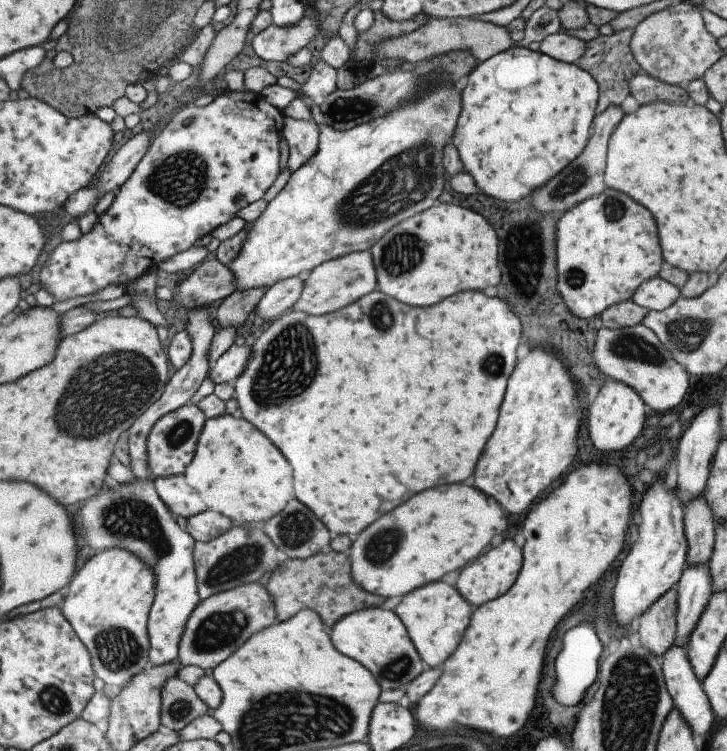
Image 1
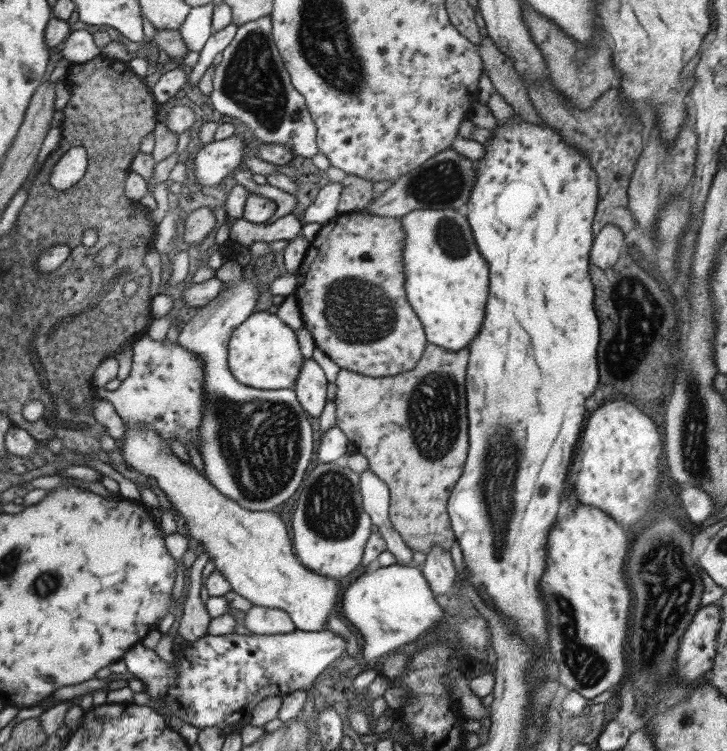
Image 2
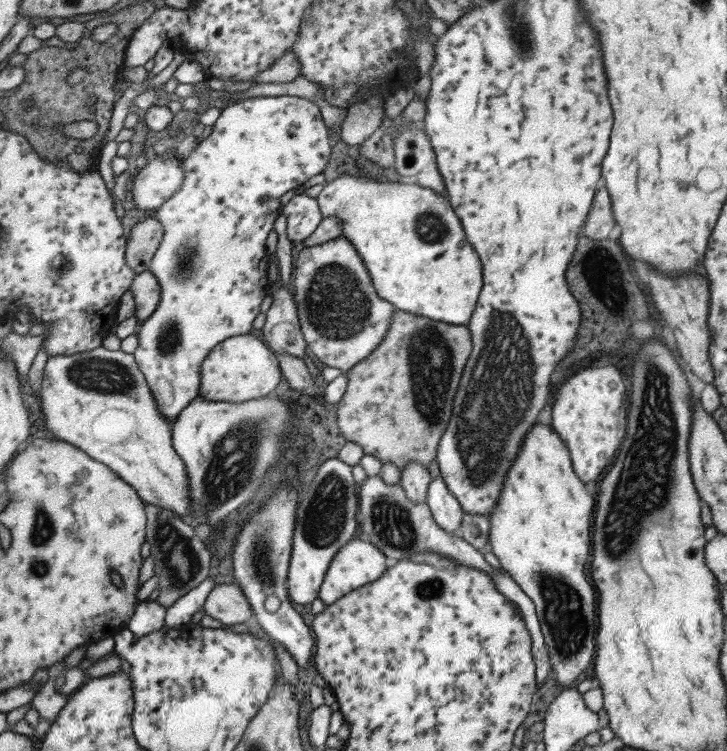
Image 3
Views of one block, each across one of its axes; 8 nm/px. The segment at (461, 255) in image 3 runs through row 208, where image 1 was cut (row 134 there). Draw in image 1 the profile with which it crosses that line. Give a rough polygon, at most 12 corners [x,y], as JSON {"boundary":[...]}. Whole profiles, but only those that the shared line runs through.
{"boundary":[[451,81],[334,131],[227,265],[269,288],[371,246],[443,190]]}

